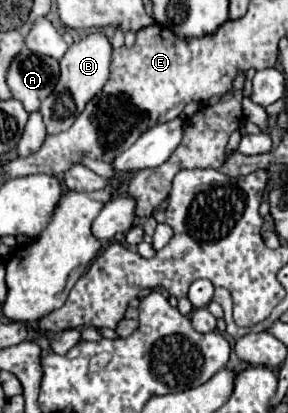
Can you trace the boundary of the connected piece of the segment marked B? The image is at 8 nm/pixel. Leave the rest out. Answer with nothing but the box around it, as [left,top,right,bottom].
[39,32,113,134]

